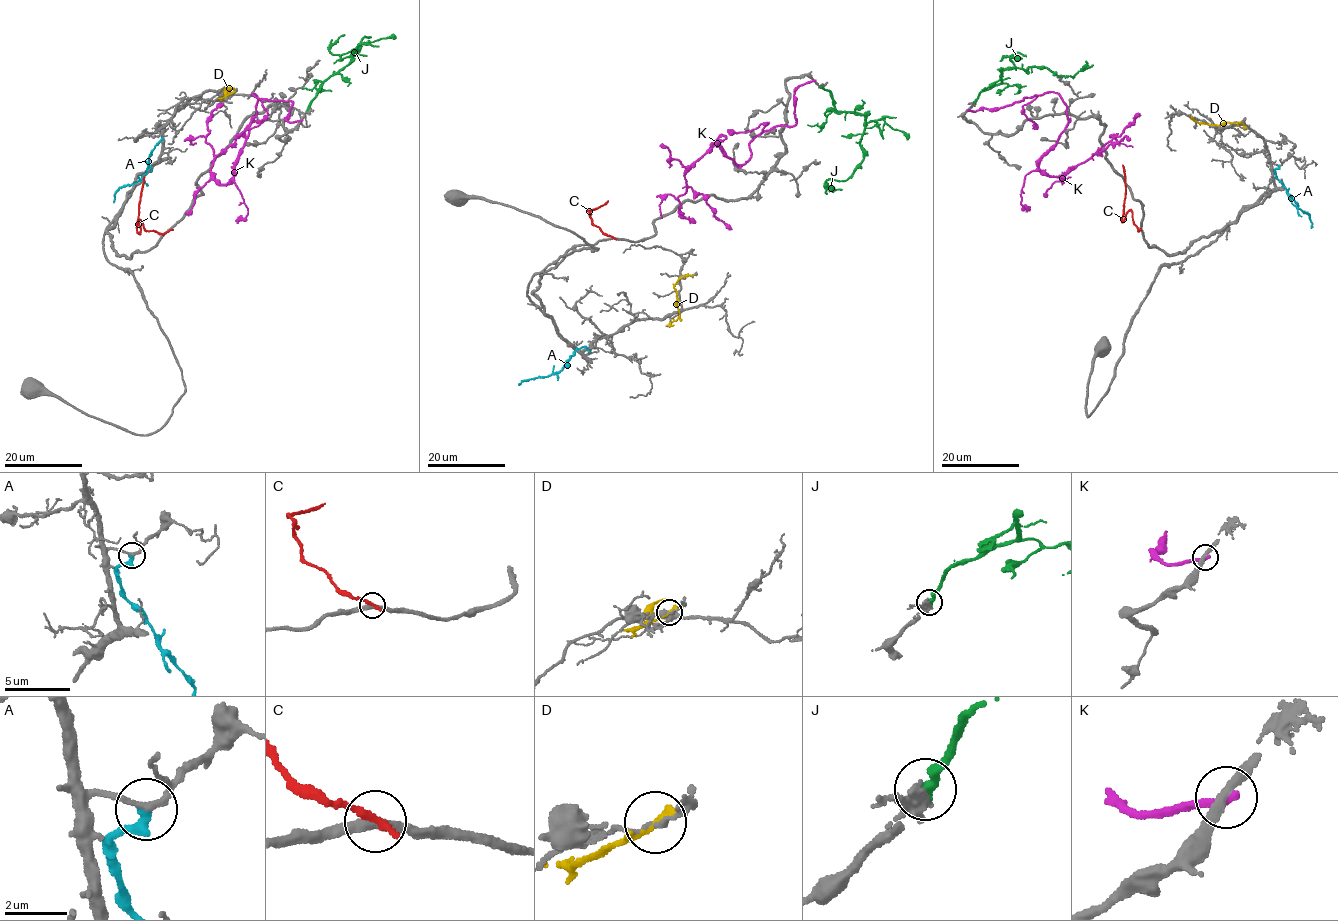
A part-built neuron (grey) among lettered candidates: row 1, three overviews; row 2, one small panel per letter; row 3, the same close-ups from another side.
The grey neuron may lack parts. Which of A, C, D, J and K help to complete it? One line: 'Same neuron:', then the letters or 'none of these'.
Same neuron: J

